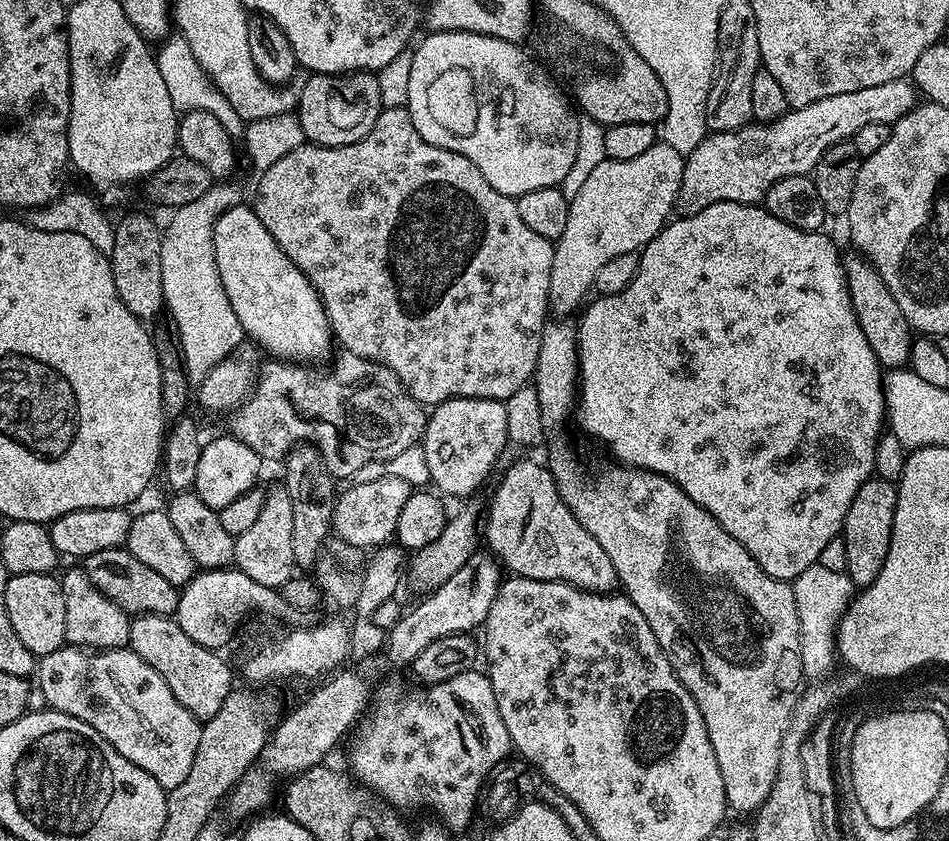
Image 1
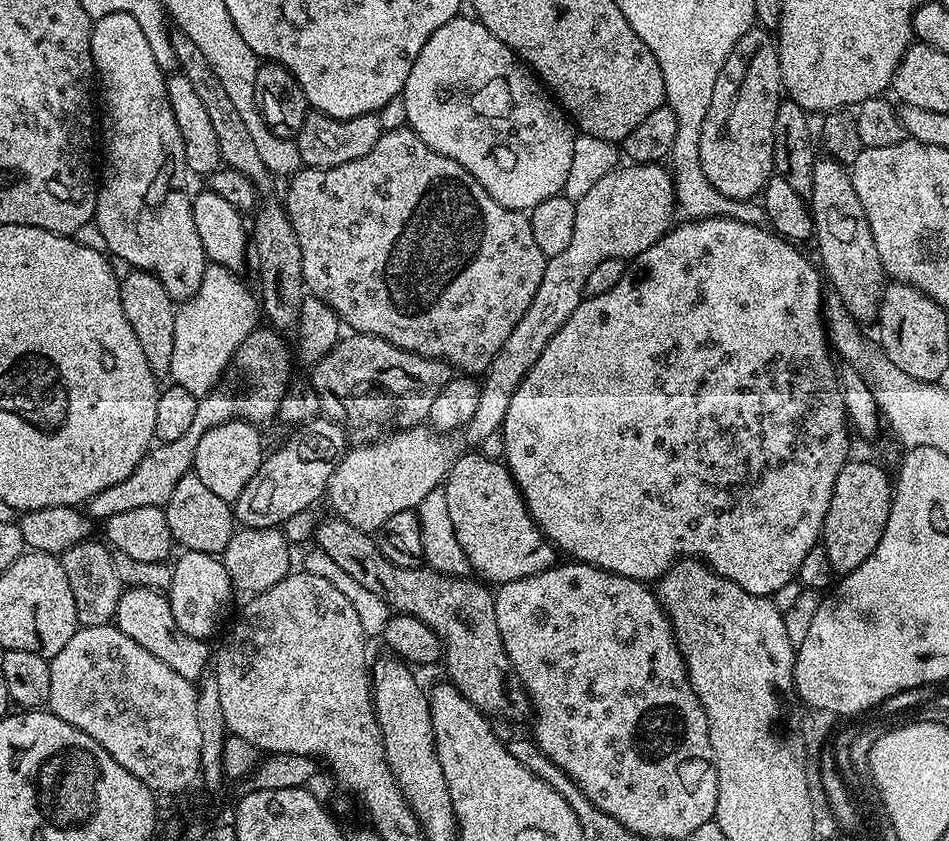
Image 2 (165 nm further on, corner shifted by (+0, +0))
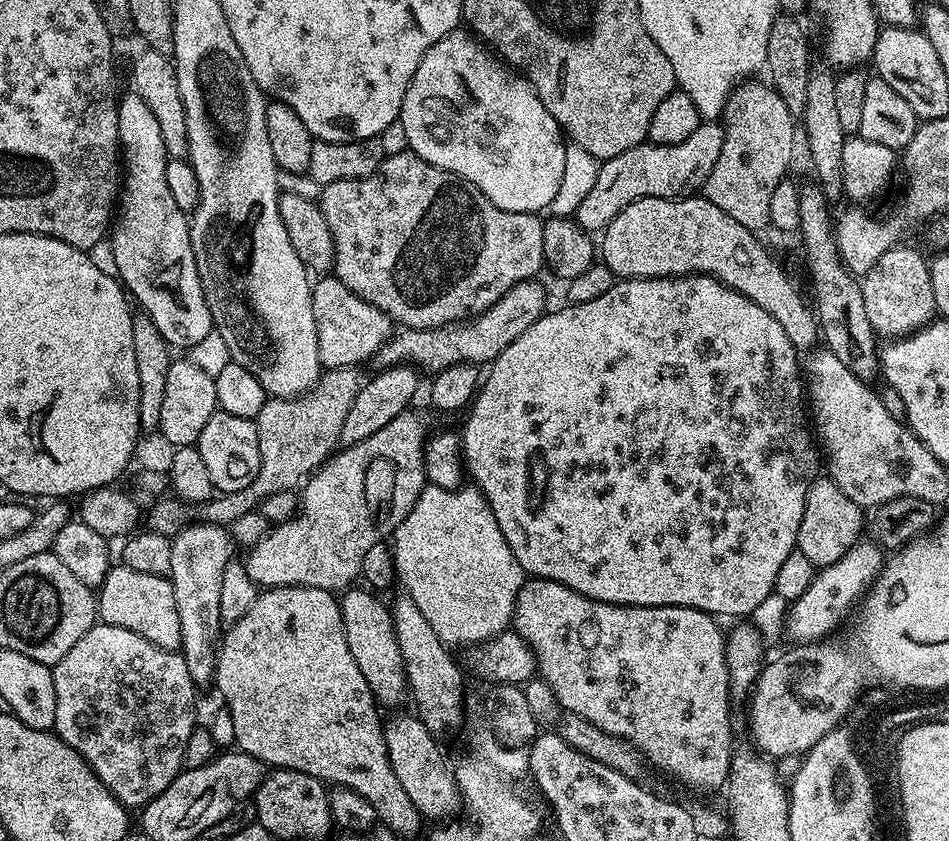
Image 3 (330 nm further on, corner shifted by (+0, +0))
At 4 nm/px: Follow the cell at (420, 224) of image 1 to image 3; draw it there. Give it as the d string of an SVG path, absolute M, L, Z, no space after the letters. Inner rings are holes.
M410 150L394 153L393 156L385 155L384 161L366 178L357 180L343 180L342 182L330 182L323 185L318 197L318 203L322 210L322 218L326 218L326 226L330 228L330 234L334 238L334 254L336 262L334 265L334 275L348 287L351 292L358 294L366 302L370 302L382 310L392 319L393 325L400 328L441 328L447 324L458 324L467 322L472 317L490 310L506 290L518 286L518 282L539 277L540 270L545 267L542 232L544 220L535 212L511 212L502 210L482 194L470 182L466 182L462 177L450 174L438 166L430 166L422 158L418 158Z

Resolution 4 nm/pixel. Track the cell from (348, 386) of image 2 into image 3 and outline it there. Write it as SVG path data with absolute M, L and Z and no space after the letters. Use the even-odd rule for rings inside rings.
M536 278L518 282L518 286L506 290L490 310L467 322L447 324L441 328L400 328L393 331L392 337L376 353L375 363L378 362L380 368L409 364L424 374L435 374L455 364L487 366L502 354L502 350L506 350L506 346L510 346L510 342L514 342L514 338L518 338L518 334L530 330L536 319L544 315L548 296L540 282Z

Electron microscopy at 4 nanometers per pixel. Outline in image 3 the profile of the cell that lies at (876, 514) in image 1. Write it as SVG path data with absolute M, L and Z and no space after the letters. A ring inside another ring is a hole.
M817 478L808 488L806 510L802 512L802 526L798 526L796 551L806 554L813 566L819 570L838 562L850 546L861 539L860 532L866 528L865 509L859 508L838 488L831 478Z

